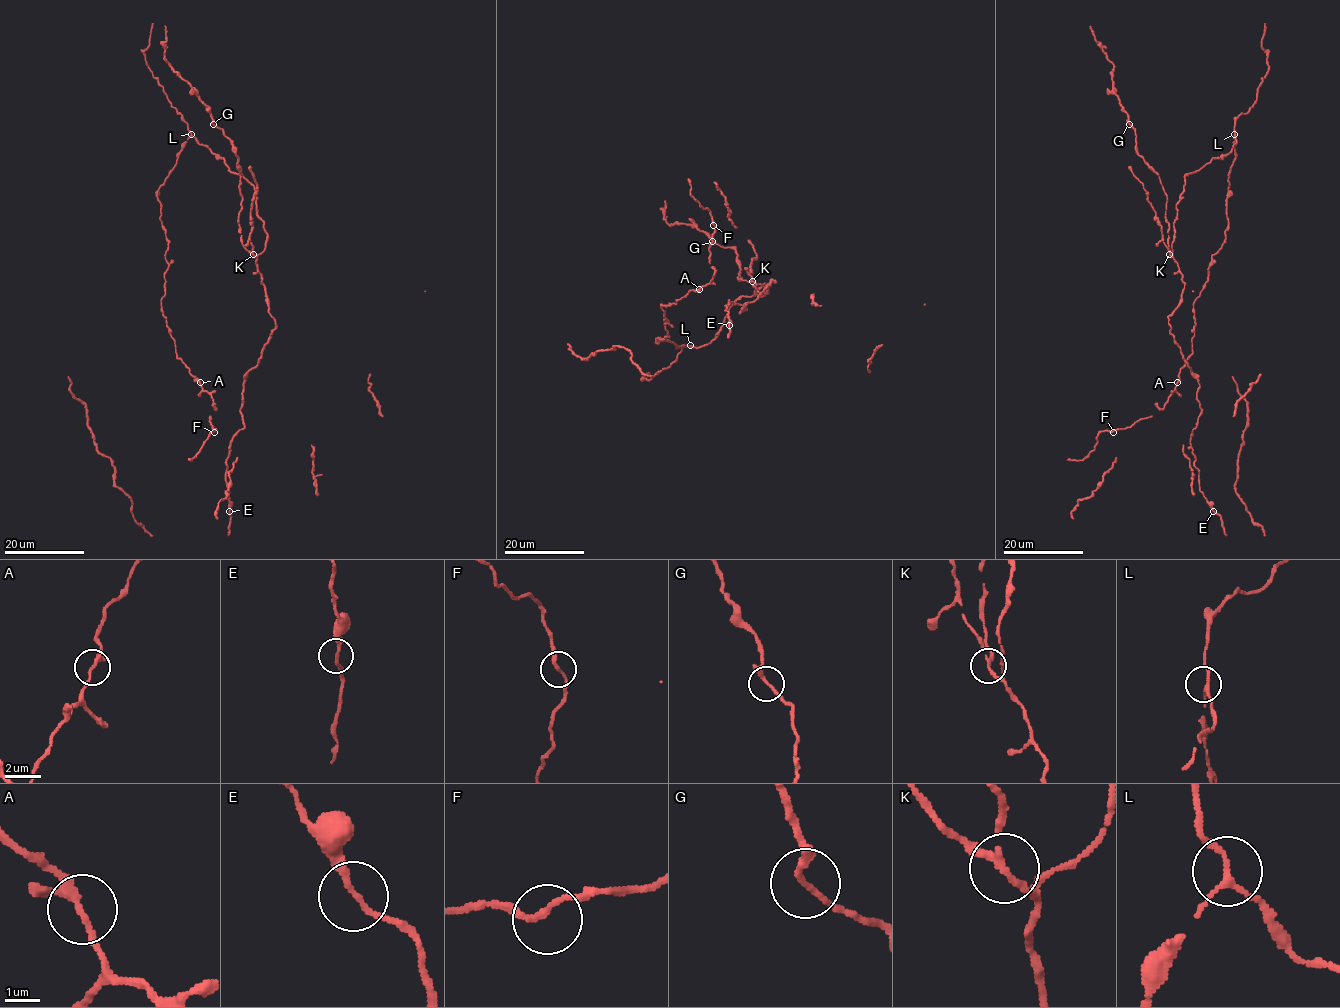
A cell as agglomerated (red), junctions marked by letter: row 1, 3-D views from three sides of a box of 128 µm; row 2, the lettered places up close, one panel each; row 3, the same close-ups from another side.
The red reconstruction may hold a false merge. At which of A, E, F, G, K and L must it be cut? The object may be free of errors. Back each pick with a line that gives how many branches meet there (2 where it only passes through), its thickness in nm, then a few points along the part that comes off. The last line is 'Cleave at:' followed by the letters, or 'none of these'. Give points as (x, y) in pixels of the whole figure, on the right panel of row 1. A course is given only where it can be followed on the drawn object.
Cleave at: none of these

